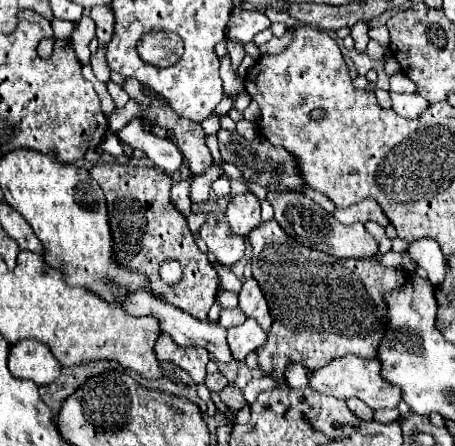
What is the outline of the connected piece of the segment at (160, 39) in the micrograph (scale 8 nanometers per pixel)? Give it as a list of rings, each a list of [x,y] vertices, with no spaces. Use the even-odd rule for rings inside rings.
[[[148,34],[142,36],[138,44],[138,54],[144,62],[156,66],[156,68],[168,68],[176,64],[176,60],[182,56],[182,40],[176,34]]]

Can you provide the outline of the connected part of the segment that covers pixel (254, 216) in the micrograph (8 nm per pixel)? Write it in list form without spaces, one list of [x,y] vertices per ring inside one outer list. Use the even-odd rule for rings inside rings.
[[[252,192],[238,194],[230,200],[226,216],[234,232],[238,232],[240,236],[248,236],[250,230],[260,224],[260,200]]]

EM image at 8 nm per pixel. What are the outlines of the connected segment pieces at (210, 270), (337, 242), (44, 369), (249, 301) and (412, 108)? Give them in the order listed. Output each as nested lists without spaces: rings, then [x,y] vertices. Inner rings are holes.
[[[96,164],[90,168],[90,174],[102,186],[106,196],[116,262],[126,270],[142,272],[150,292],[164,302],[198,320],[206,320],[206,314],[216,300],[218,274],[206,254],[196,246],[184,214],[180,214],[170,200],[172,180],[156,166],[138,168],[132,164]],[[162,260],[178,260],[182,264],[184,278],[178,286],[160,282],[158,266]]]
[[[268,192],[268,202],[274,208],[274,218],[282,226],[282,230],[294,238],[296,242],[316,248],[320,252],[326,252],[336,258],[368,258],[376,254],[376,242],[366,232],[362,224],[344,226],[338,222],[332,214],[328,214],[324,208],[314,204],[308,196],[298,192]]]
[[[20,340],[10,346],[8,368],[14,378],[28,378],[36,384],[50,384],[60,374],[60,362],[46,344],[38,340]]]
[[[248,278],[242,286],[240,292],[240,308],[246,316],[252,316],[258,320],[258,324],[268,332],[268,328],[272,326],[272,316],[270,316],[270,308],[268,302],[262,294],[260,284],[254,278]]]
[[[390,94],[390,96],[392,96],[392,110],[408,120],[420,118],[430,108],[430,102],[426,102],[418,94]]]

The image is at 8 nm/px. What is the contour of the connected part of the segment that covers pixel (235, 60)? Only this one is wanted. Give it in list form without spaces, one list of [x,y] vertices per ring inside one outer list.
[[[230,42],[230,58],[232,58],[232,70],[236,72],[238,66],[240,66],[240,62],[242,62],[242,58],[244,58],[244,48],[242,48],[242,44]]]

